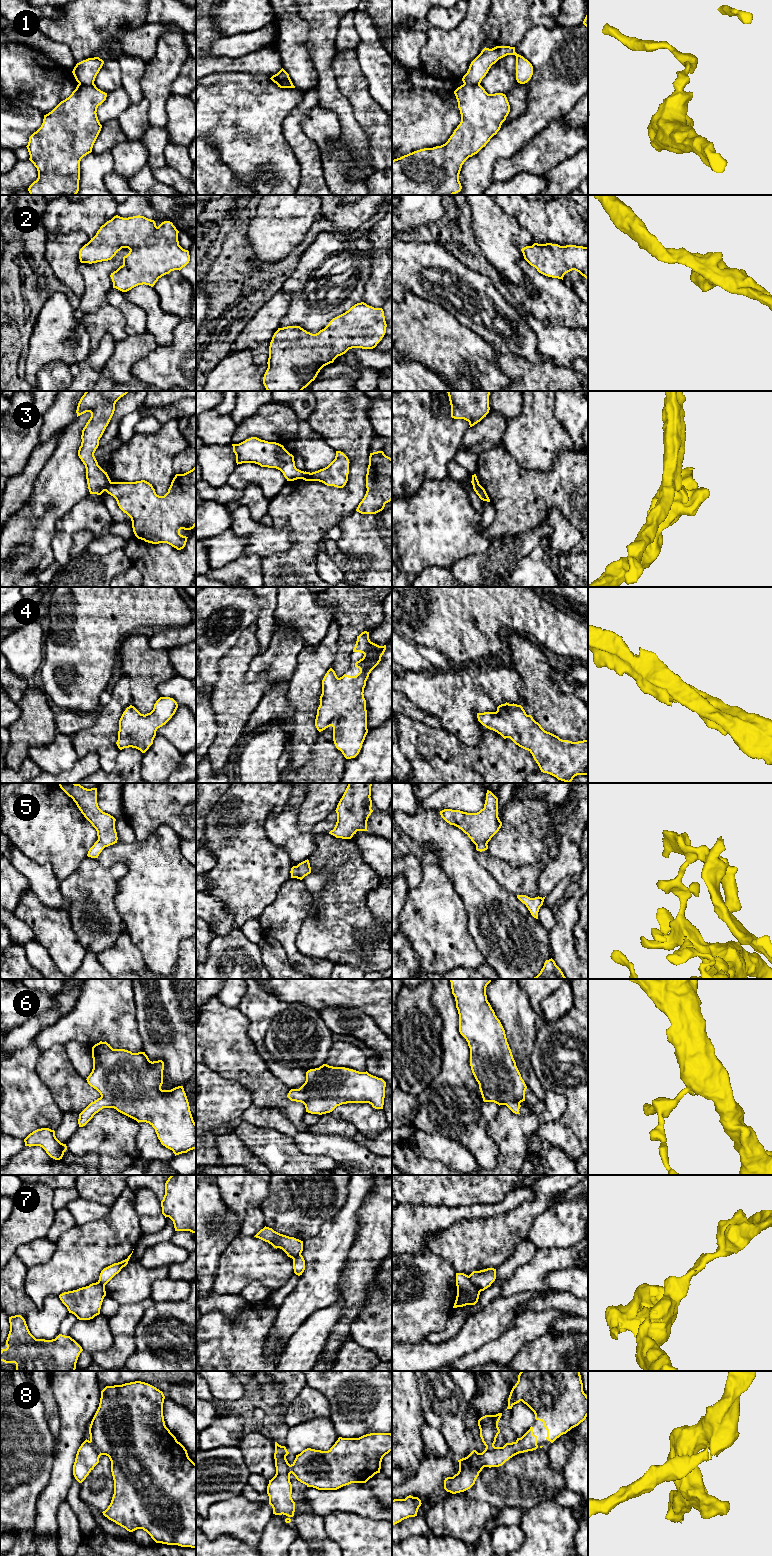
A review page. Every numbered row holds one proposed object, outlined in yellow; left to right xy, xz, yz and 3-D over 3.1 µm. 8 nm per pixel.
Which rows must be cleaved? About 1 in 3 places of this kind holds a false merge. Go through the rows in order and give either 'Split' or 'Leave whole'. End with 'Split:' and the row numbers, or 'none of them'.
1: Split
2: Leave whole
3: Split
4: Leave whole
5: Split
6: Split
7: Split
8: Leave whole
Split: 1, 3, 5, 6, 7

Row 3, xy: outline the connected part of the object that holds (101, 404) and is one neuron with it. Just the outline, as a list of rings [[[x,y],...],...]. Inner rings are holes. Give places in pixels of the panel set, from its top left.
[[[86,391],[77,406],[77,417],[90,412],[91,417],[82,430],[78,456],[85,465],[90,494],[101,495],[111,483],[107,474],[94,456],[99,440],[108,426],[116,402],[130,391]]]

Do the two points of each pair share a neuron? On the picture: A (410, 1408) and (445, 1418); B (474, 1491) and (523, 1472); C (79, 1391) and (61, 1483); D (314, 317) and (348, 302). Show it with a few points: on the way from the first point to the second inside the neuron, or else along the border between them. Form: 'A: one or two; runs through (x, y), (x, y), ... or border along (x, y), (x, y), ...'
A: two; border along (418, 1388), (421, 1409), (426, 1423)
B: one; runs through (486, 1488), (489, 1486), (507, 1486), (511, 1484)
C: one; runs through (76, 1414), (64, 1460)
D: one; runs through (322, 317), (340, 308)

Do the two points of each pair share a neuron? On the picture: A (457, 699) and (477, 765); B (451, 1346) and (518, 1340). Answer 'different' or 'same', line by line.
A: different
B: different

